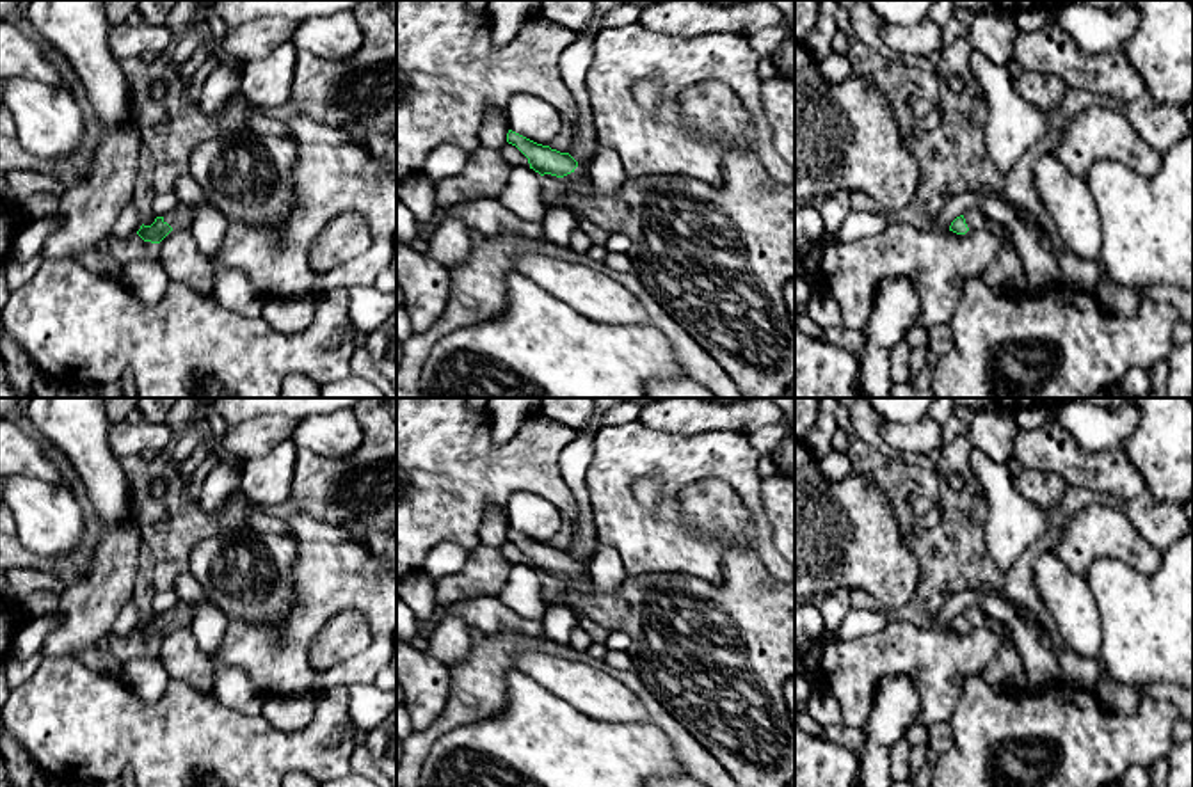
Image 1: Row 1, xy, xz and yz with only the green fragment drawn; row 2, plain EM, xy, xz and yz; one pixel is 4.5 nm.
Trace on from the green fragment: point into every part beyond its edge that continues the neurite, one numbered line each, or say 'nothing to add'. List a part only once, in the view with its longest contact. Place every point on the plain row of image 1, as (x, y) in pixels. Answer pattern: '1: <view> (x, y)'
1: xy (182, 615)

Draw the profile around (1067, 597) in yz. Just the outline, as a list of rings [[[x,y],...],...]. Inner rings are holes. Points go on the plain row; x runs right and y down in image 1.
[[[1042,552],[1031,568],[1038,595],[1067,647],[1085,659],[1101,661],[1101,613],[1085,576],[1074,574],[1054,552]]]

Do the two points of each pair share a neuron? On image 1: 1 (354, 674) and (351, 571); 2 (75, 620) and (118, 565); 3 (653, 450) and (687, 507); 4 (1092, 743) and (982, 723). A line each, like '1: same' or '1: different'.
1: same
2: same
3: different
4: same

